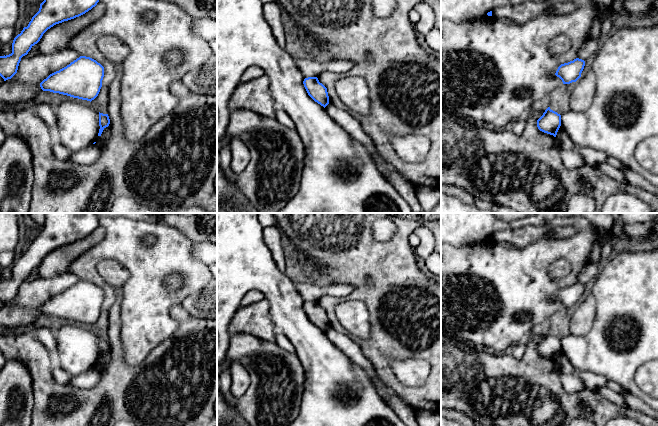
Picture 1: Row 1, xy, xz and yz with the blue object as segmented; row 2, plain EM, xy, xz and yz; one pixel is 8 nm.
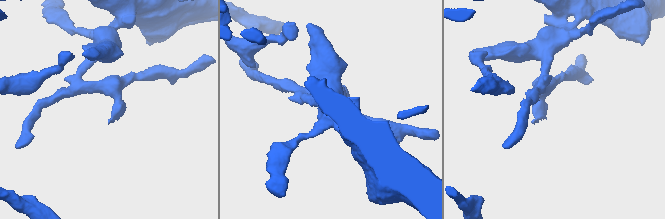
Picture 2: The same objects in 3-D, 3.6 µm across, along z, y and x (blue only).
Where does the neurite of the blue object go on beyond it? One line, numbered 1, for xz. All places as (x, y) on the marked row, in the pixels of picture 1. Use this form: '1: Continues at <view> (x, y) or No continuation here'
1: No continuation here

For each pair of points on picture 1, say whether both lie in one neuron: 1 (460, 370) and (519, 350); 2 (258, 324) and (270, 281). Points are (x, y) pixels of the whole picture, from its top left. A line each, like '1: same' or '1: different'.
1: different
2: different

